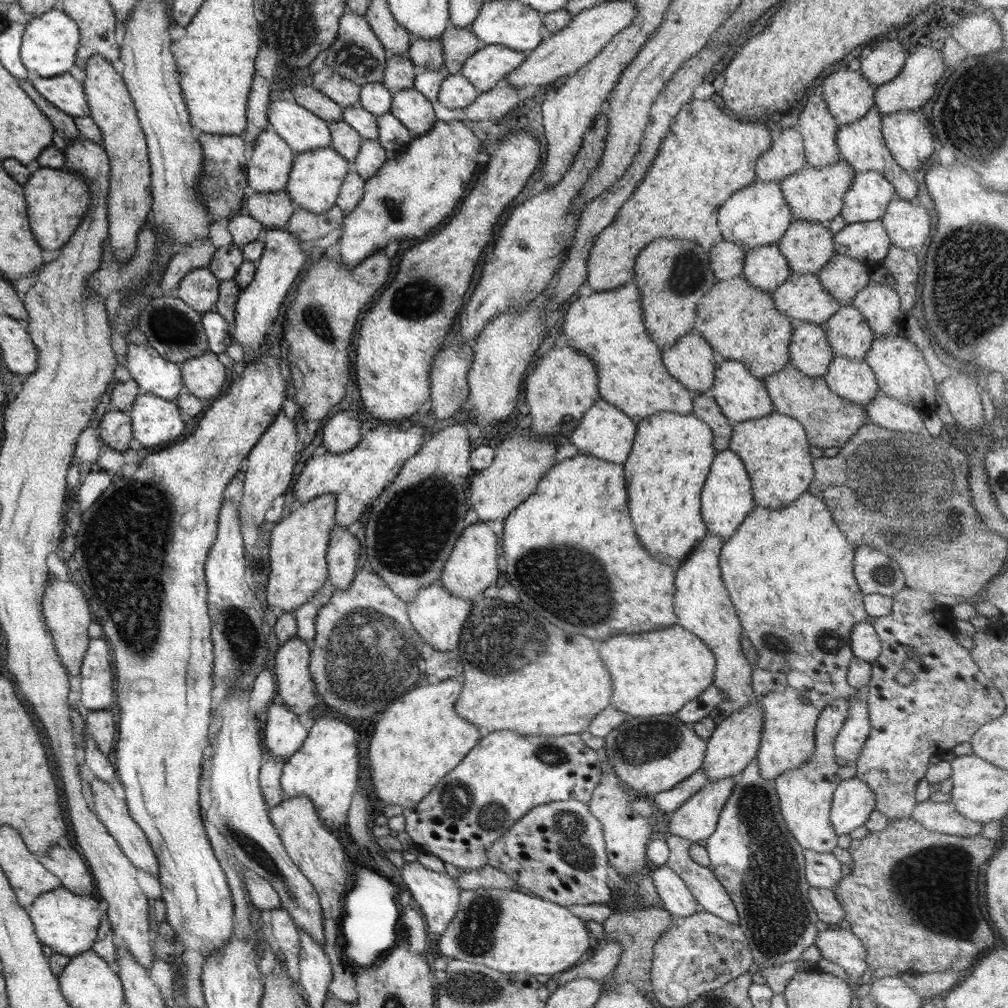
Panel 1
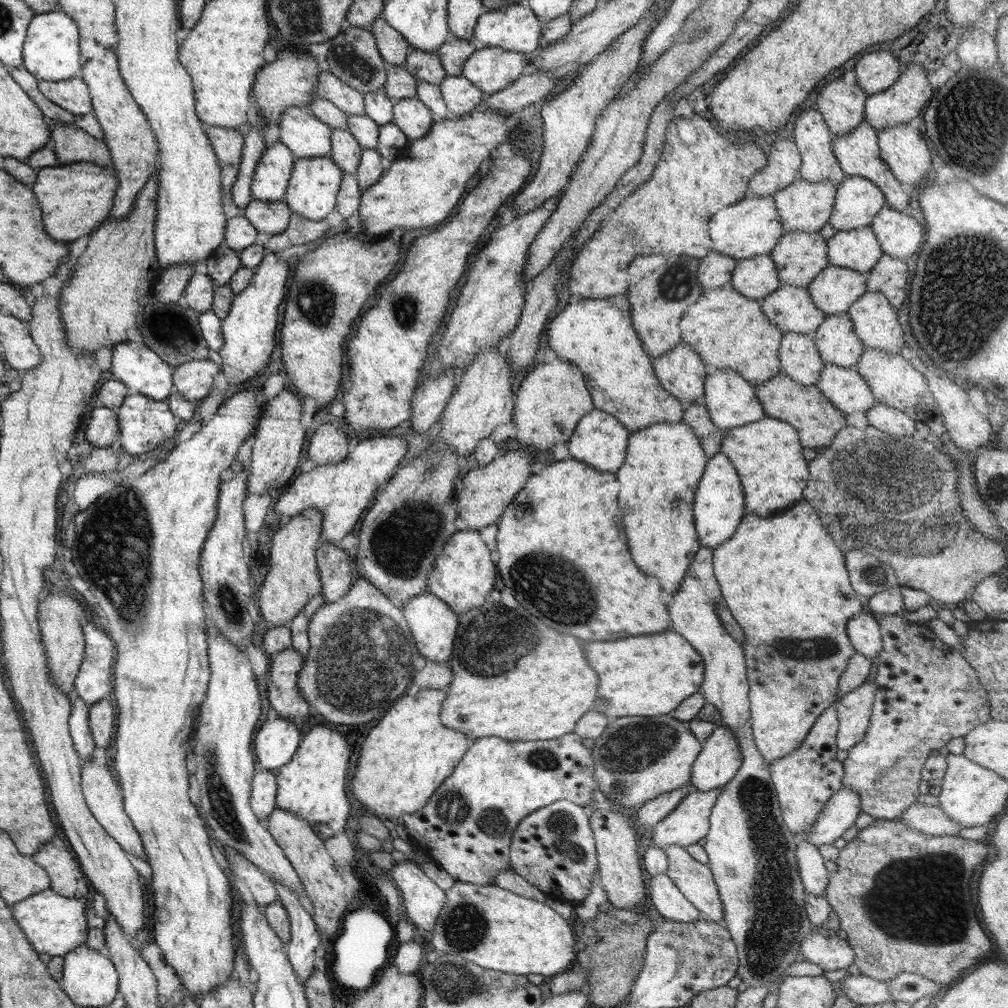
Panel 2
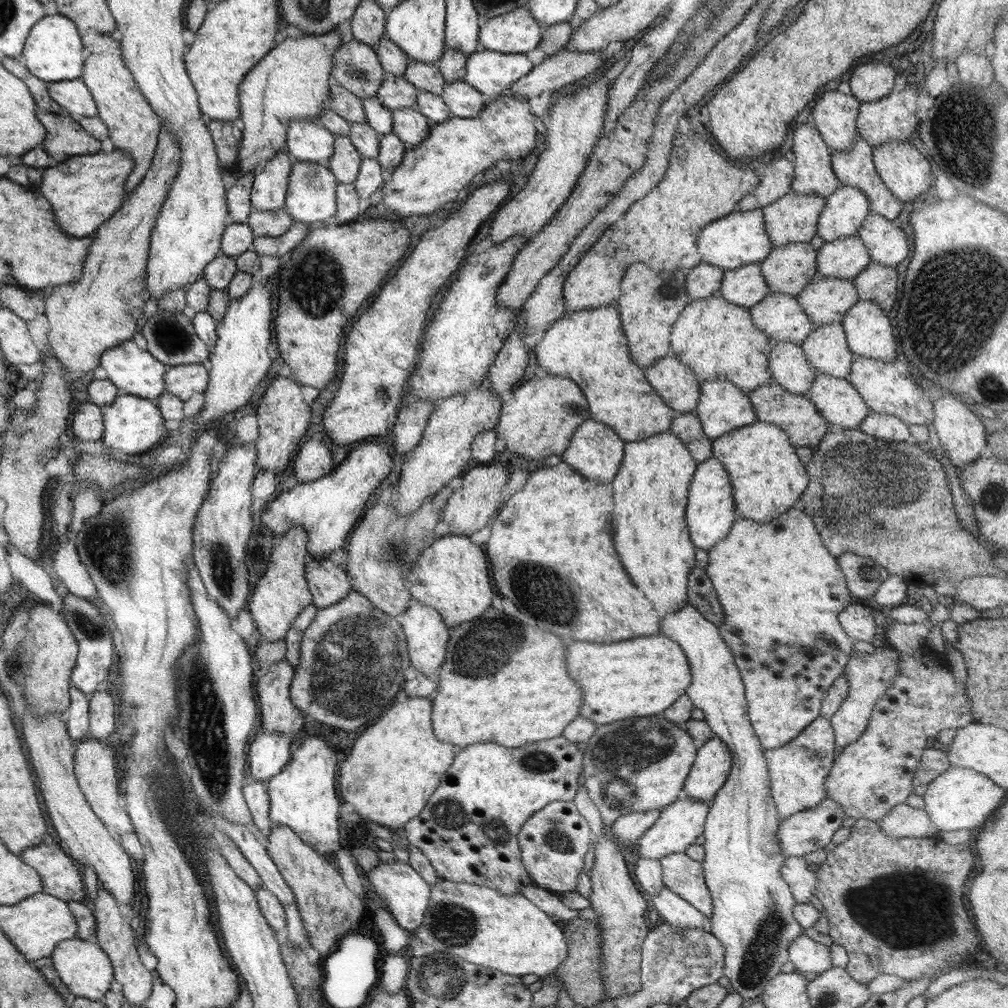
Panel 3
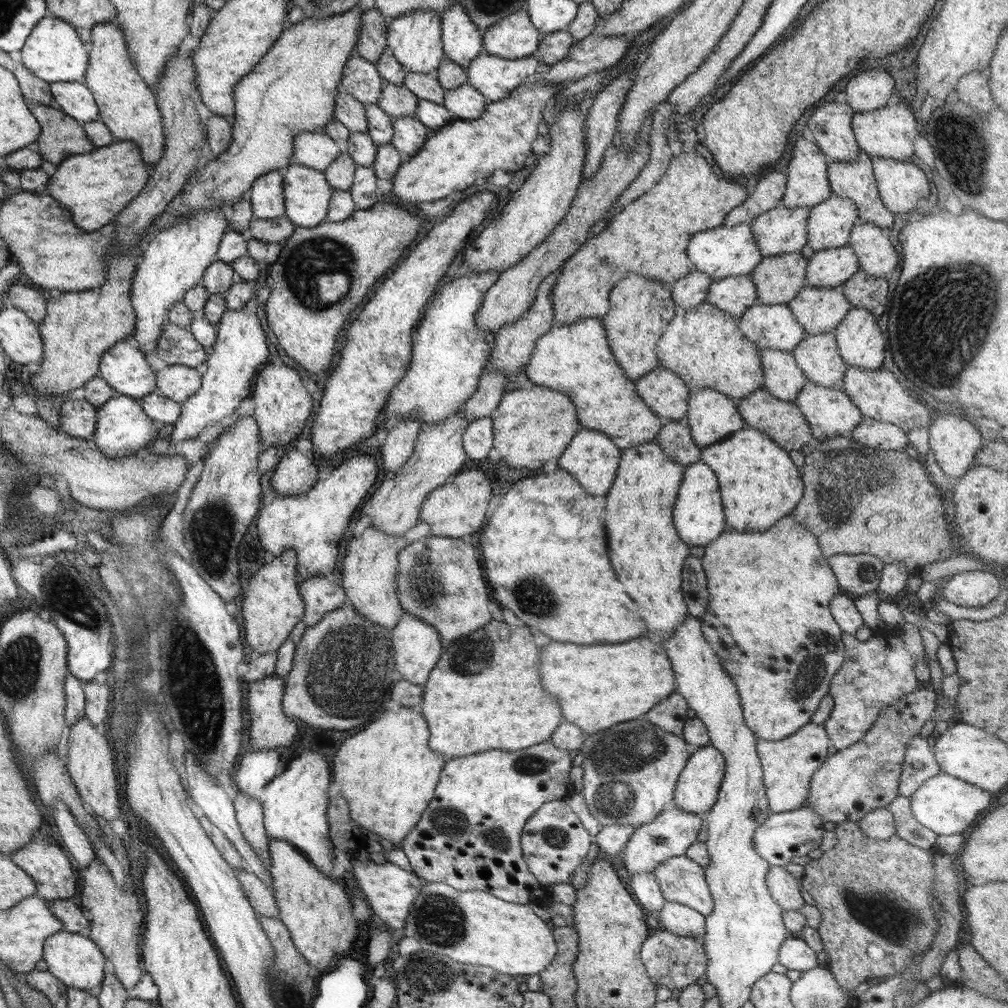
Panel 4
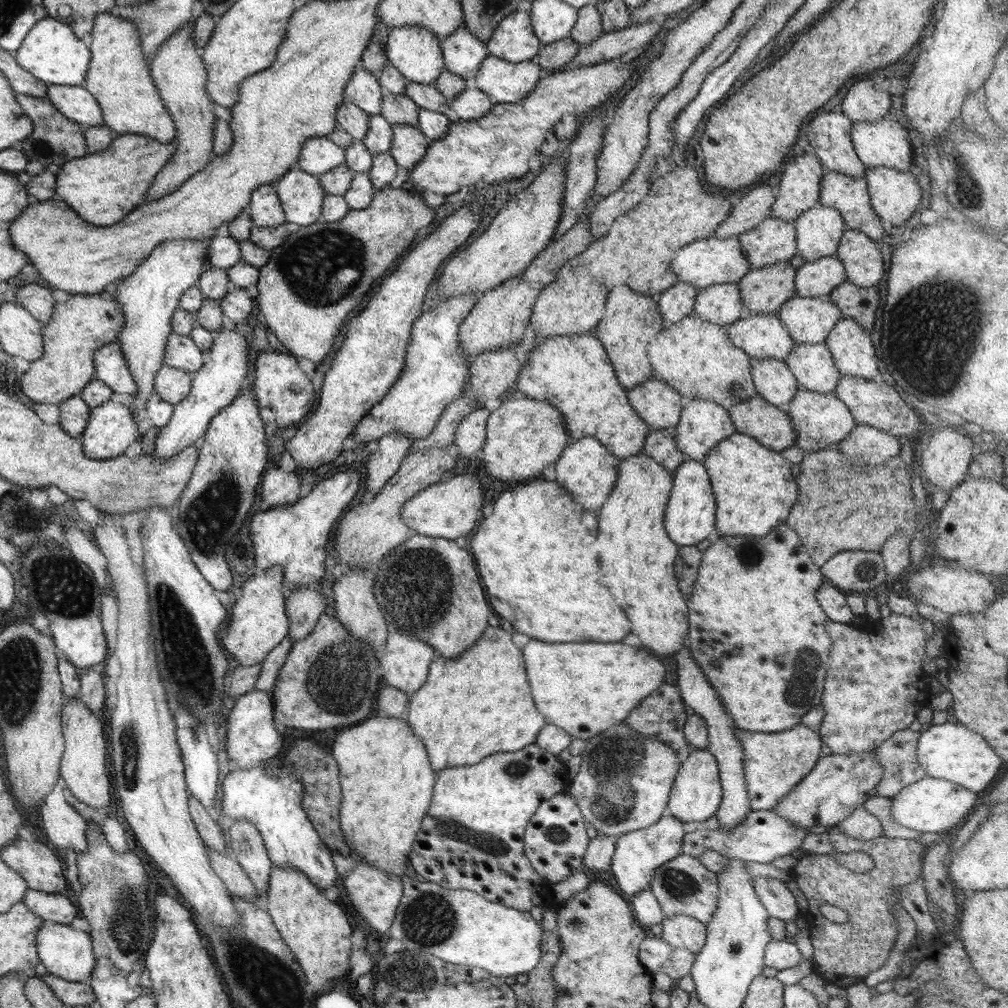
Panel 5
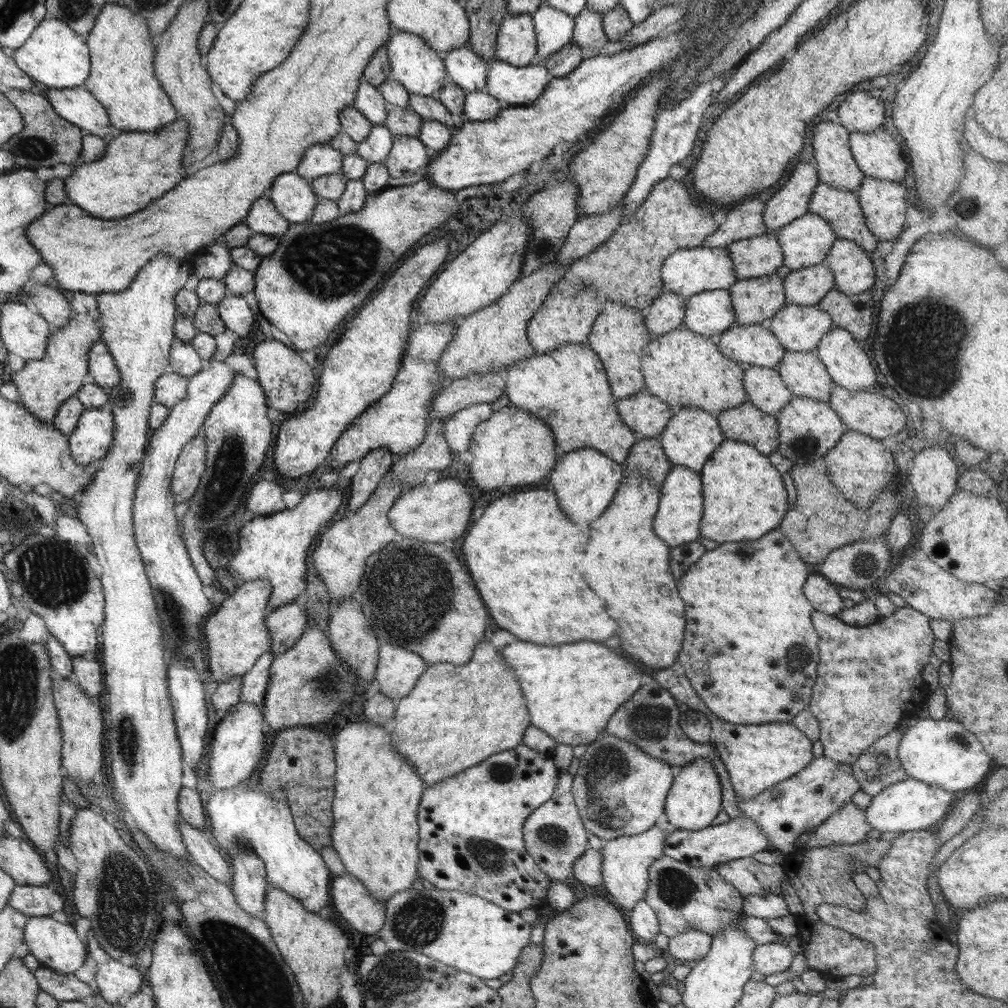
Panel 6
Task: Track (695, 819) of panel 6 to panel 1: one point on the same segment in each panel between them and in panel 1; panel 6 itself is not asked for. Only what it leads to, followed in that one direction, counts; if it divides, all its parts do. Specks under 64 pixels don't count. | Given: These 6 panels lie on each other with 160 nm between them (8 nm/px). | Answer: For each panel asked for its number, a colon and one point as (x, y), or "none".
1: (734, 743)
2: (720, 758)
3: (713, 761)
4: (697, 787)
5: (696, 795)

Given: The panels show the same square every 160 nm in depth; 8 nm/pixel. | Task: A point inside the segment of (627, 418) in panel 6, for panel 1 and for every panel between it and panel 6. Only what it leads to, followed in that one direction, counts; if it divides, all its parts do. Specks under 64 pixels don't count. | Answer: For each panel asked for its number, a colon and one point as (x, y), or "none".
1: (691, 361)
2: (681, 372)
3: (672, 380)
4: (664, 392)
5: (657, 403)

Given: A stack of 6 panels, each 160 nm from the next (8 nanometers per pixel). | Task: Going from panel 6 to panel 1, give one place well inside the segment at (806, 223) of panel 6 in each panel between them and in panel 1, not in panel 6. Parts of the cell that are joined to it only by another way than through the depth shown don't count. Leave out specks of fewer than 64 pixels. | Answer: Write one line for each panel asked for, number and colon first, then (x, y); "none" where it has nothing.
1: (867, 199)
2: (857, 201)
3: (845, 210)
4: (829, 225)
5: (819, 230)

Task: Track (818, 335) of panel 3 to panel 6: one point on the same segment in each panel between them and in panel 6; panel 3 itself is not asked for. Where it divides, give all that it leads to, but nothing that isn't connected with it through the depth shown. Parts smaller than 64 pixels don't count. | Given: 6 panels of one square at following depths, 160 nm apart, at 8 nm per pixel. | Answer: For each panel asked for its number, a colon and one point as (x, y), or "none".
4: (817, 355)
5: (812, 365)
6: (803, 373)

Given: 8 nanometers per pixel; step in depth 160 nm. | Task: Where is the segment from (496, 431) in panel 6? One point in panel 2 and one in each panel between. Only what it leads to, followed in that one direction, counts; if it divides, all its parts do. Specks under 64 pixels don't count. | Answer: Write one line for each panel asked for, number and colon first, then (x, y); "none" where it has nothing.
2: (550, 402)
3: (540, 418)
4: (533, 426)
5: (523, 436)

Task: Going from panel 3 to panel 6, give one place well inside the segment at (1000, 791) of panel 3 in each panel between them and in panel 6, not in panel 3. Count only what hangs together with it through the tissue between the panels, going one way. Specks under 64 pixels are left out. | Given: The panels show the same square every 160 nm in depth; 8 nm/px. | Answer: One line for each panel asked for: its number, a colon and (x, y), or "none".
4: (946, 805)
5: (930, 805)
6: (907, 806)

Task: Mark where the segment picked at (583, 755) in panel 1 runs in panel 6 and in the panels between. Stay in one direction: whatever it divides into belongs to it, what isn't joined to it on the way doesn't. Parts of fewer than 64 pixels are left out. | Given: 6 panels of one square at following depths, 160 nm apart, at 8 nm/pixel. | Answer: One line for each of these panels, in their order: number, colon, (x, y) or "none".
2: (466, 827)
3: (468, 829)
4: (469, 837)
5: (471, 838)
6: (470, 826)

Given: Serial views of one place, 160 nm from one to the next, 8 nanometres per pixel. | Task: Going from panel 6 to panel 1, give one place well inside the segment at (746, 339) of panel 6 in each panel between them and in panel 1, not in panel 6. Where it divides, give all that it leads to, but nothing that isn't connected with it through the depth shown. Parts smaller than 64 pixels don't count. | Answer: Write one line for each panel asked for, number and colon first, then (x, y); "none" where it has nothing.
1: (802, 297)
2: (791, 309)
3: (779, 316)
4: (774, 327)
5: (761, 336)

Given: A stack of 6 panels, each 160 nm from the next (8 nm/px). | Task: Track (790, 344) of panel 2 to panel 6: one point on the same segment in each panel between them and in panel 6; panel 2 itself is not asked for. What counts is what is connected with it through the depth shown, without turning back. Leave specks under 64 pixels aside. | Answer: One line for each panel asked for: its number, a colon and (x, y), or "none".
3: (790, 368)
4: (783, 378)
5: (773, 380)
6: (766, 390)

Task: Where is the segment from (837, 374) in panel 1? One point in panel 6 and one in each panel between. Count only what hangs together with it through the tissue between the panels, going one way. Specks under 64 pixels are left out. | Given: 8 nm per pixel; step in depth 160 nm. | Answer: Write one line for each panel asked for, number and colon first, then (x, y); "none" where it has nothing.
2: (846, 389)
3: (838, 402)
4: (830, 413)
5: (821, 421)
6: (807, 429)

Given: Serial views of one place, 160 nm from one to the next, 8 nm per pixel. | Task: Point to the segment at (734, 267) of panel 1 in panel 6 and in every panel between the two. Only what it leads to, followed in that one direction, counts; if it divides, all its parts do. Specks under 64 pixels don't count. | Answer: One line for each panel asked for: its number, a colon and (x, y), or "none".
2: (714, 270)
3: (704, 280)
4: (689, 291)
5: (677, 302)
6: (666, 313)

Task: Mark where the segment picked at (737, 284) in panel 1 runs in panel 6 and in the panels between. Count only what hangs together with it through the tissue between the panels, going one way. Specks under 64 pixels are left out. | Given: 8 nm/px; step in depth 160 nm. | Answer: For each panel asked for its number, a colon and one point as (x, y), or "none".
2: (728, 331)
3: (716, 339)
4: (703, 346)
5: (696, 358)
6: (683, 369)

